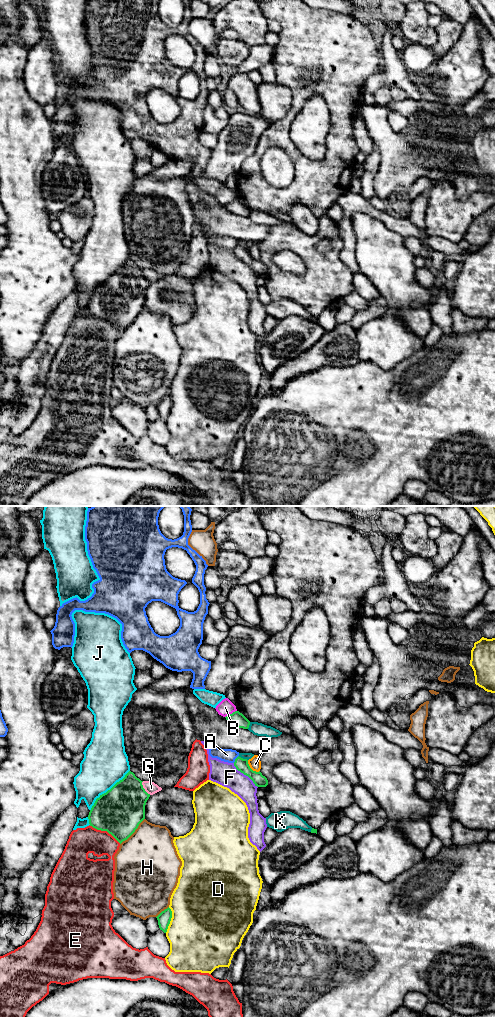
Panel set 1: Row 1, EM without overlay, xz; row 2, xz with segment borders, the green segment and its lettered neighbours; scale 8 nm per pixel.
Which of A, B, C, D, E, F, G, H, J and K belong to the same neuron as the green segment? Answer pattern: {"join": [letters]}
{"join": []}

